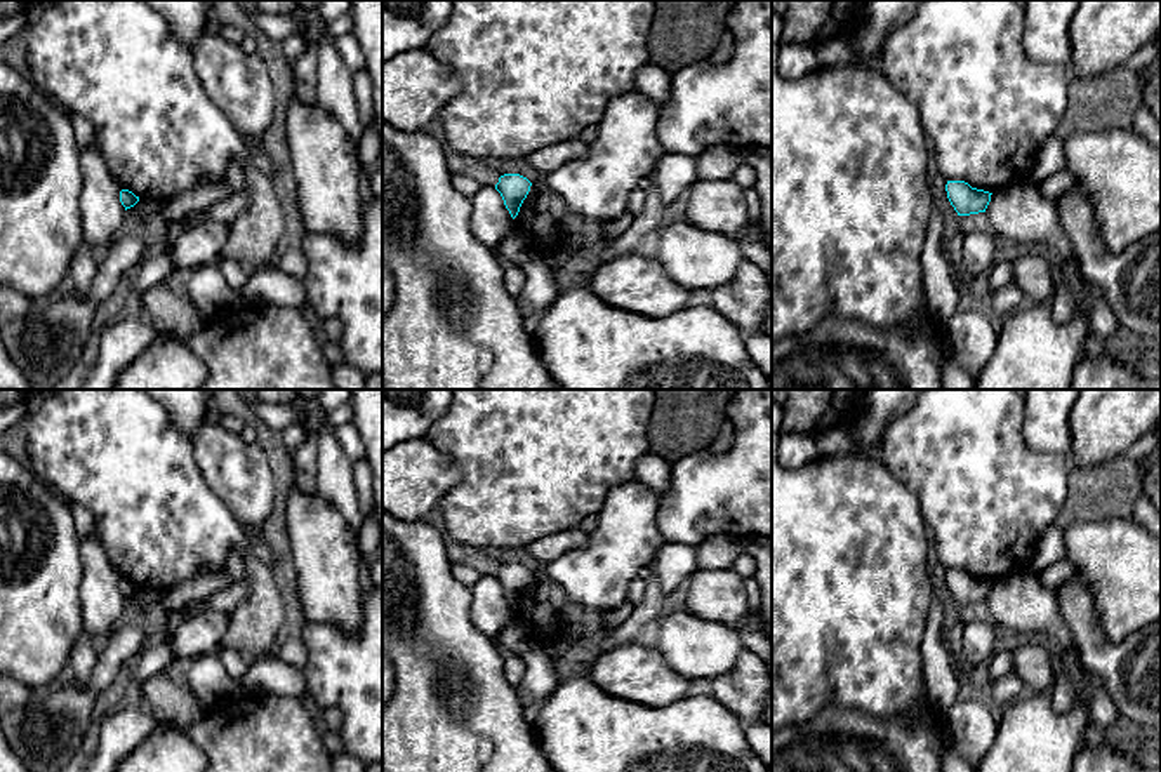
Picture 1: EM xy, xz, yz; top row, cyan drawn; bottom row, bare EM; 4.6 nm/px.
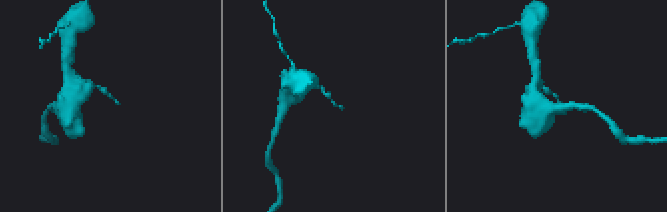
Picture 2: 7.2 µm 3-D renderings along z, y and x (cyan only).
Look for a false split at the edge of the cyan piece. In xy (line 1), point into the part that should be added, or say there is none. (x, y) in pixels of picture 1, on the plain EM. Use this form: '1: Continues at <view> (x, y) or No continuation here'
1: No continuation here

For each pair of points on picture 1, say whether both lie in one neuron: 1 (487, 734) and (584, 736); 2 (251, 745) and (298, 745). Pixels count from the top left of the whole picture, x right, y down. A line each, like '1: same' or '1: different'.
1: different
2: same

